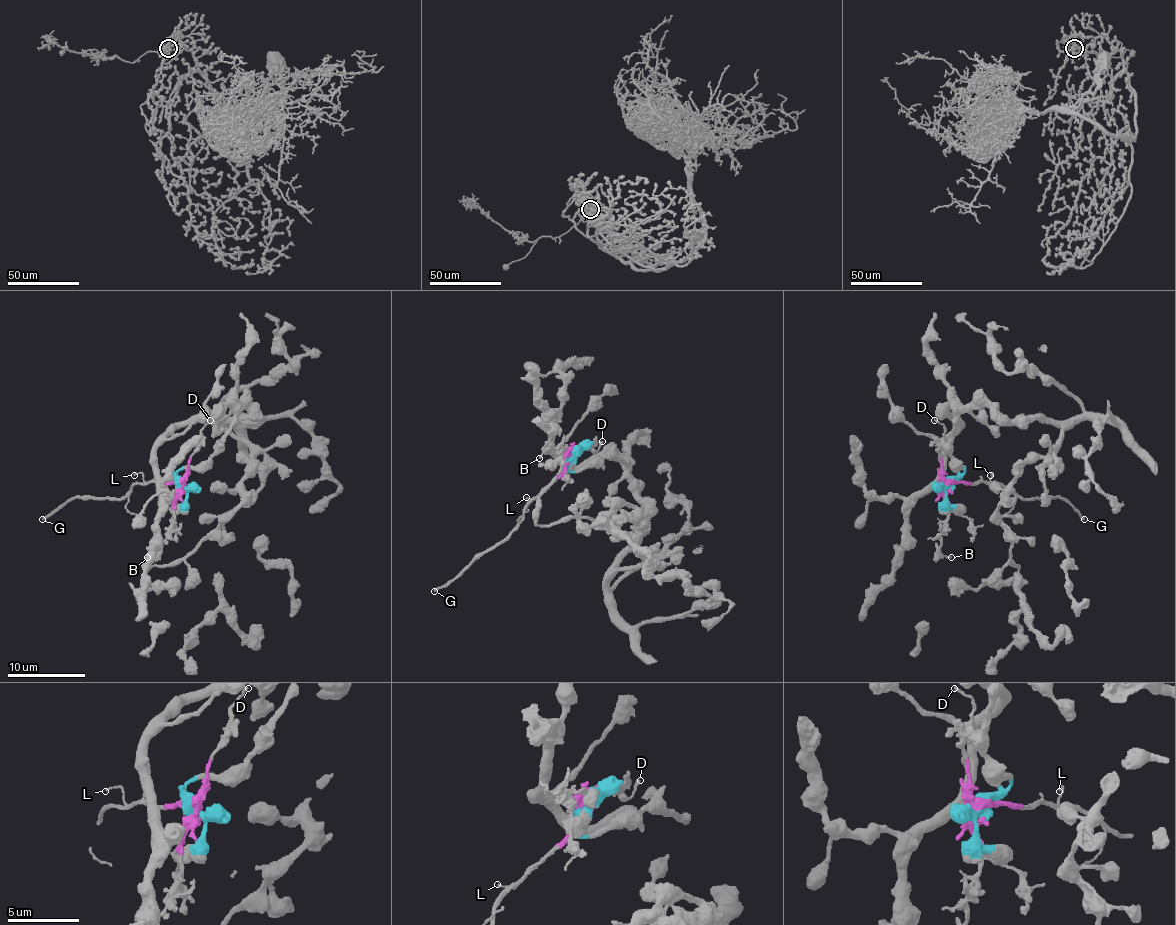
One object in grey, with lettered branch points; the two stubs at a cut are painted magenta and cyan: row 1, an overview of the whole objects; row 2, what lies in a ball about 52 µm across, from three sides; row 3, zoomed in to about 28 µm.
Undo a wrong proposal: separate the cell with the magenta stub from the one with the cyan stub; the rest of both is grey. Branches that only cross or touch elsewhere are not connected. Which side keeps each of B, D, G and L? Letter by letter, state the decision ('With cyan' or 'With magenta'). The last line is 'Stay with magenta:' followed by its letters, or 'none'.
B: With magenta
D: With magenta
G: With magenta
L: With magenta
Stay with magenta: B, D, G, L

